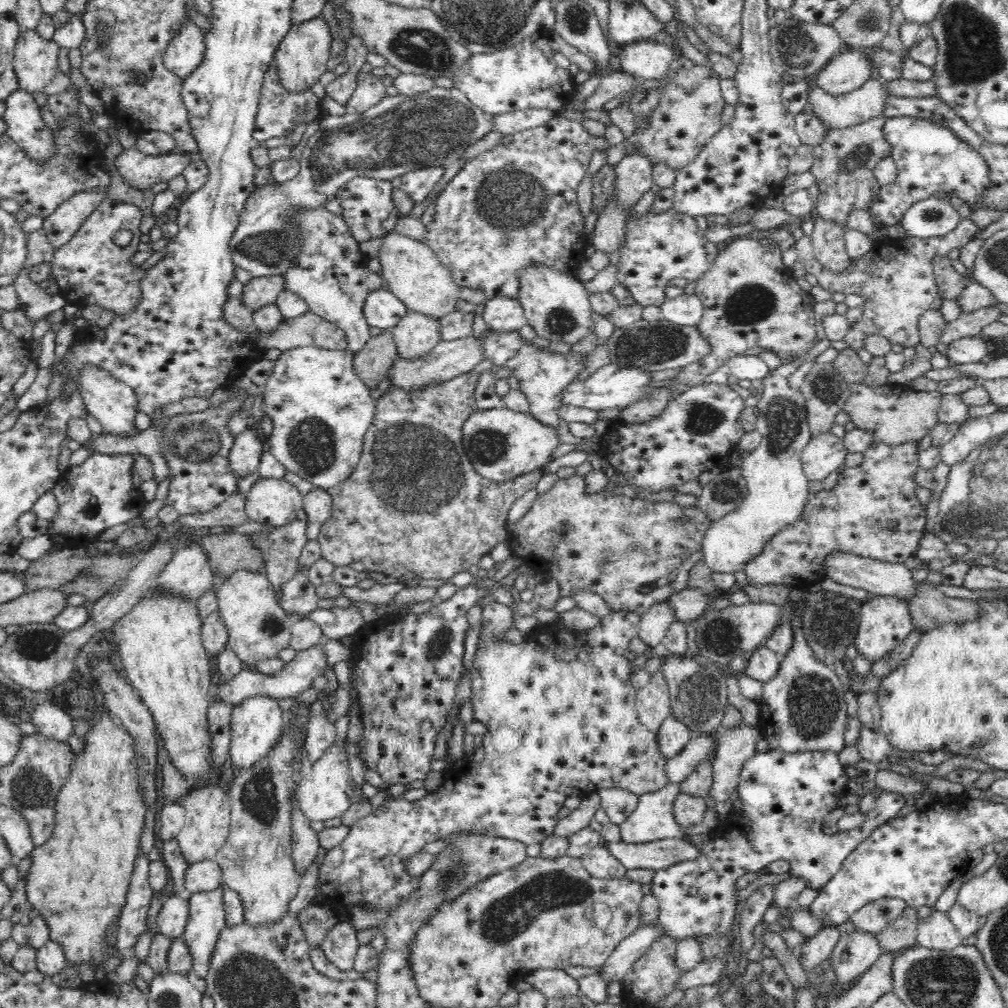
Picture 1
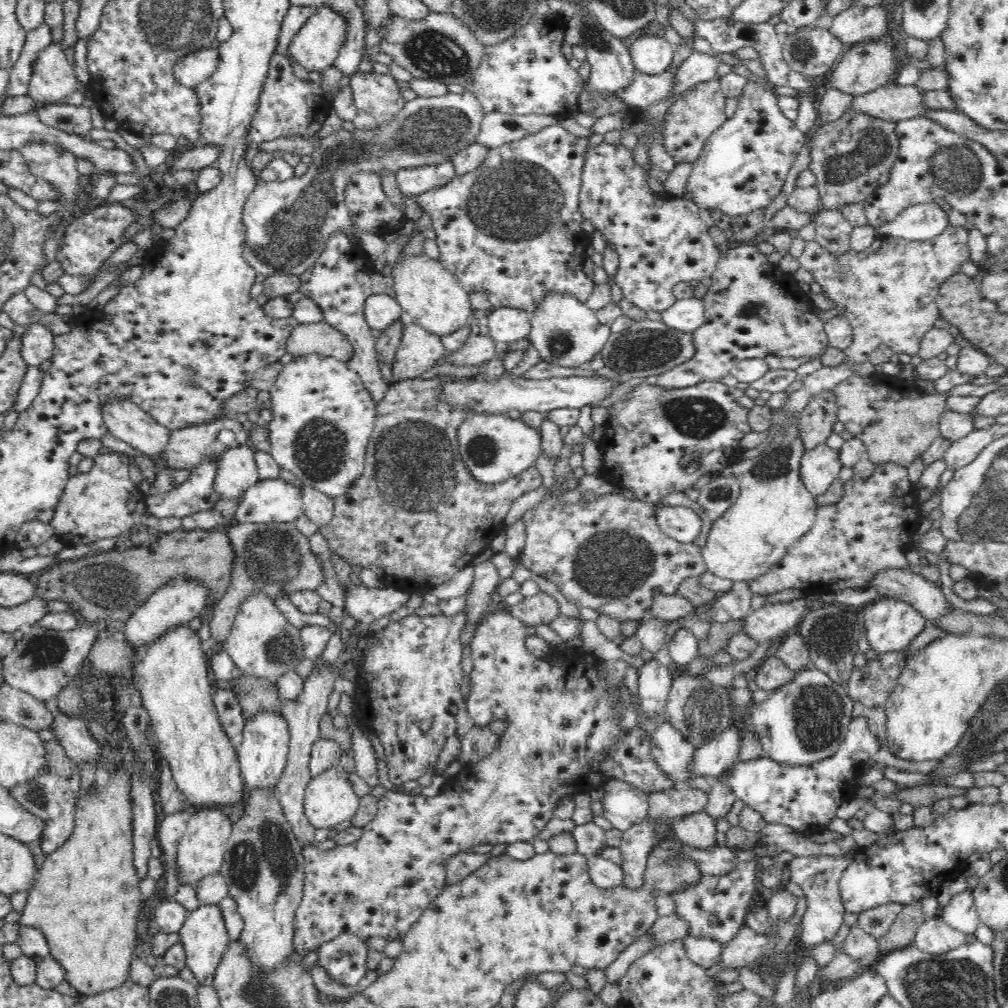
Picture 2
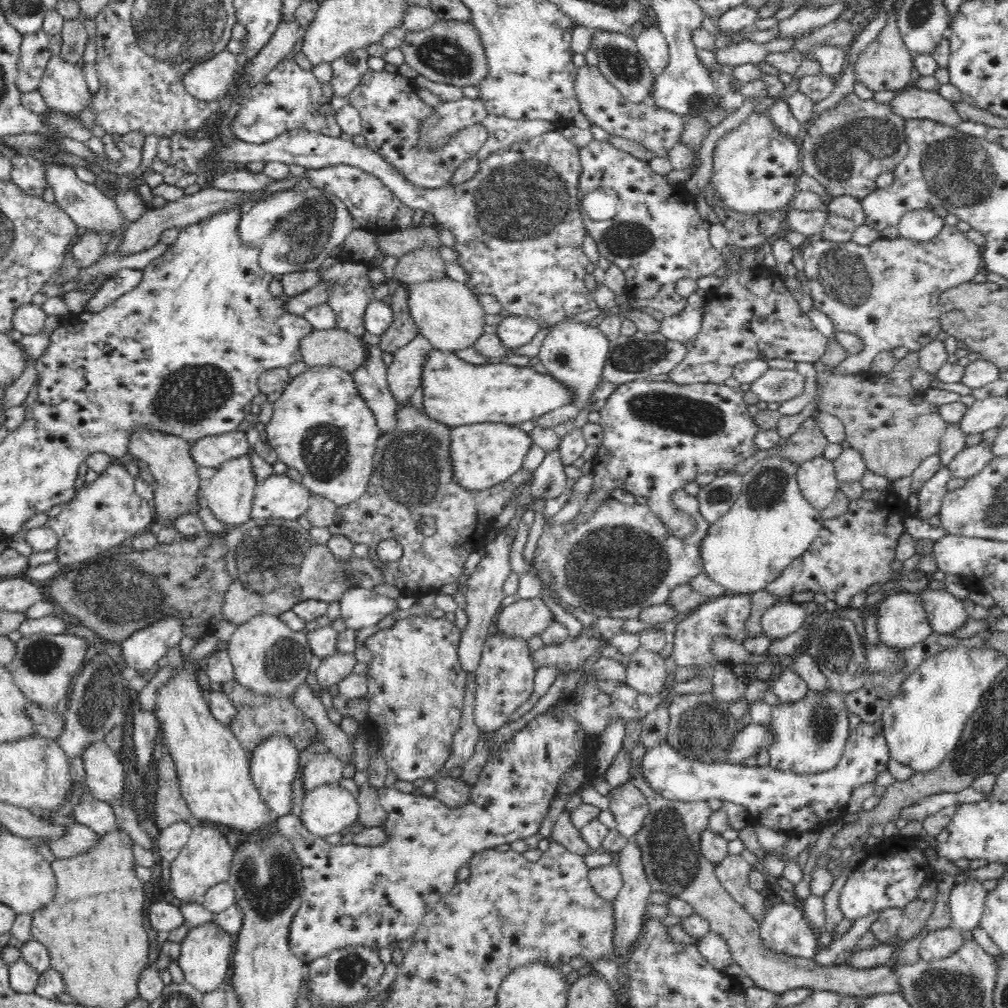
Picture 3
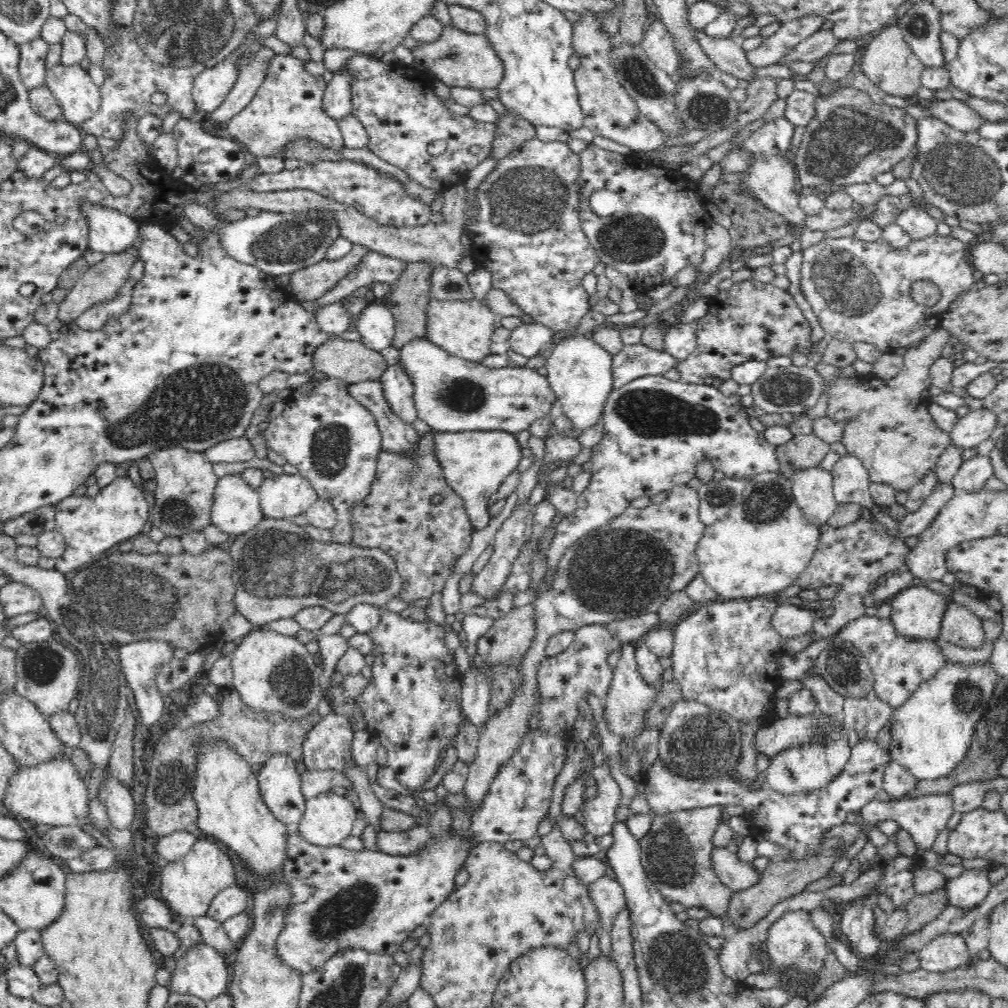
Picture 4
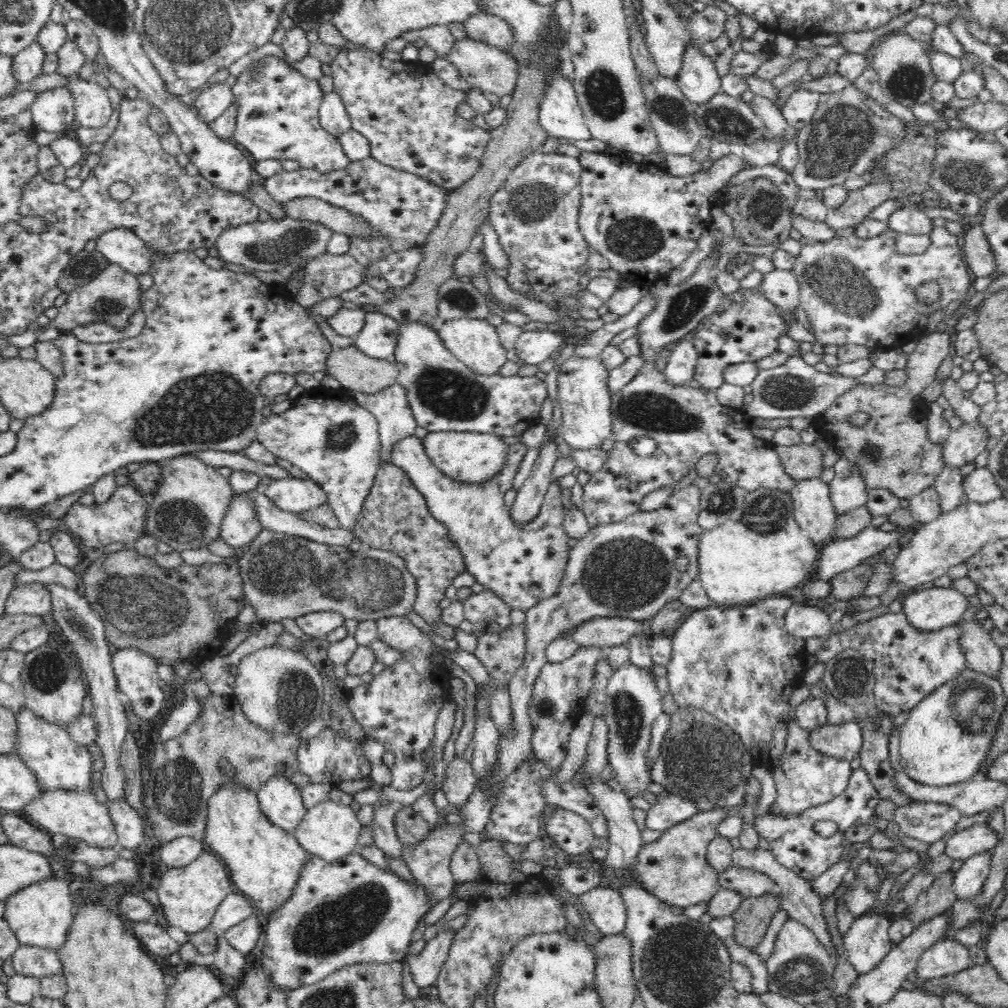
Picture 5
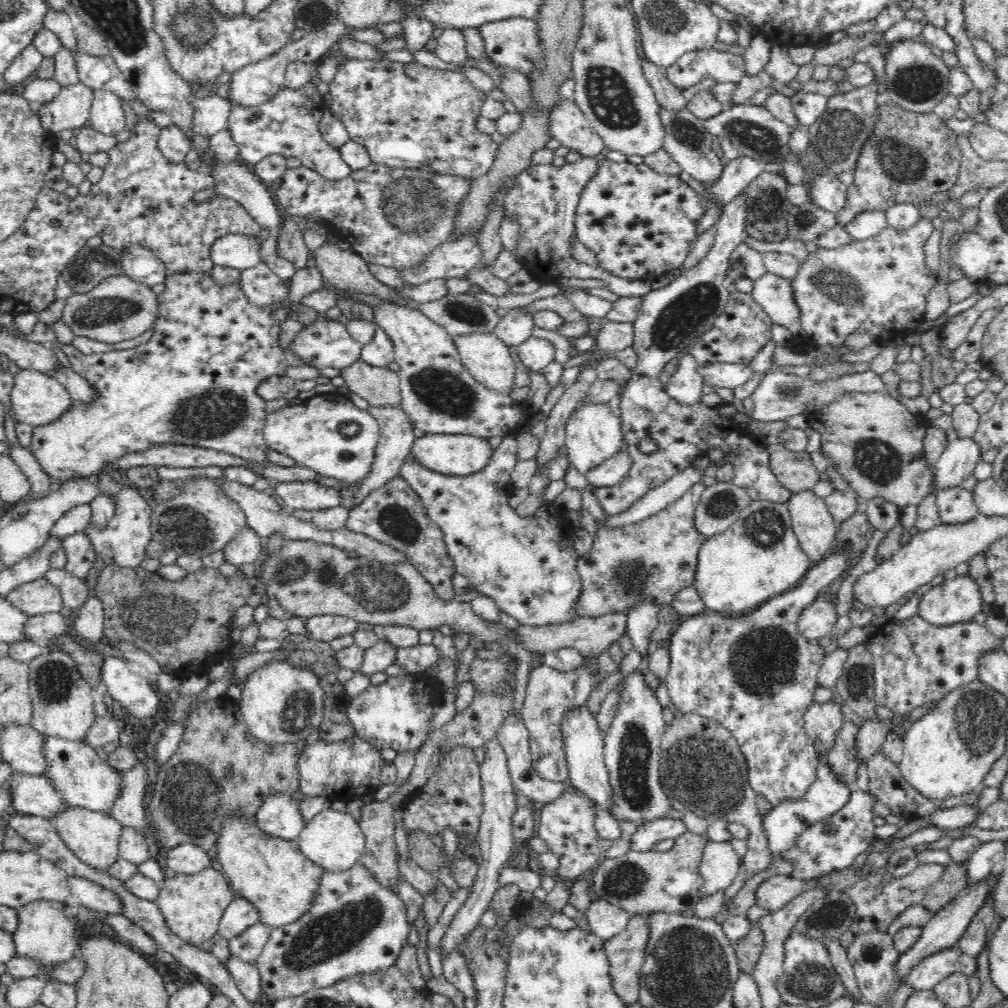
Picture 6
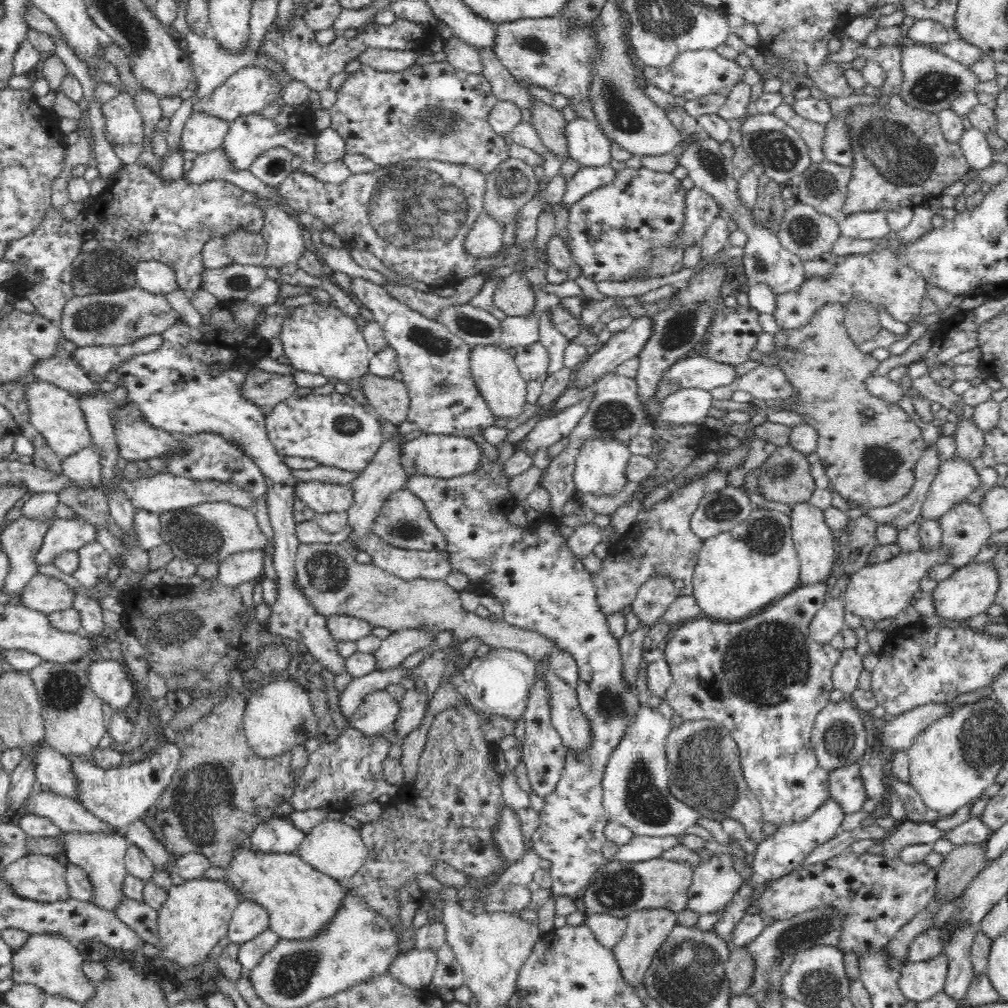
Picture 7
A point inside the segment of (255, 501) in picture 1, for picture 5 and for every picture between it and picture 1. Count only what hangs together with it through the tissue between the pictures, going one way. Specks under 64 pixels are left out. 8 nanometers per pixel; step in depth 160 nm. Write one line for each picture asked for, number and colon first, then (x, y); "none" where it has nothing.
2: (272, 500)
3: (279, 496)
4: (284, 496)
5: (295, 495)

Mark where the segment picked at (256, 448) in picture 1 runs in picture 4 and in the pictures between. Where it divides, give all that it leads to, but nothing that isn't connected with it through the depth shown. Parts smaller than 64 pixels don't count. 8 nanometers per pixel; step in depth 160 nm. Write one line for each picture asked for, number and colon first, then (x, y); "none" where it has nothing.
2: (237, 471)
3: (229, 493)
4: (236, 509)

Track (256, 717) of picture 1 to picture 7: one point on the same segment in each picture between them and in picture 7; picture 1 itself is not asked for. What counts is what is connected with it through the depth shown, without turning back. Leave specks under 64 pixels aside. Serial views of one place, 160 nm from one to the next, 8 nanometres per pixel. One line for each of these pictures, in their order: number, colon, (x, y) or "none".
2: (263, 755)
3: (274, 765)
4: (279, 783)
5: (281, 802)
6: (279, 816)
7: (276, 836)

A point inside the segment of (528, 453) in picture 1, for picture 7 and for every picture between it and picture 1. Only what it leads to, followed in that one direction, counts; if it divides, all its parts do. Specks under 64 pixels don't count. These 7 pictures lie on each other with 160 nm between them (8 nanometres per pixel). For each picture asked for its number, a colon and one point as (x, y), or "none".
2: (493, 448)
3: (482, 455)
4: (475, 463)
5: (473, 458)
6: (456, 455)
7: (442, 456)

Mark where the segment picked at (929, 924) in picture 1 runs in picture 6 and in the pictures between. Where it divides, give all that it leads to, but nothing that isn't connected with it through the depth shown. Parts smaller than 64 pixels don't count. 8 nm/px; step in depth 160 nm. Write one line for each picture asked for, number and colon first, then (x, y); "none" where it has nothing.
2: (934, 936)
3: (940, 943)
4: (946, 952)
5: (948, 956)
6: (926, 974)

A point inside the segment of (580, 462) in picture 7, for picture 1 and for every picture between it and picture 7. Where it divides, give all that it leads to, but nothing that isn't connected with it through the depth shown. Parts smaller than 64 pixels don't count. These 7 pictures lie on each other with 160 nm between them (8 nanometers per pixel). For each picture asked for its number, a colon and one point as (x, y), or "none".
1: (558, 308)
2: (565, 332)
3: (574, 353)
4: (579, 371)
5: (582, 390)
6: (593, 434)

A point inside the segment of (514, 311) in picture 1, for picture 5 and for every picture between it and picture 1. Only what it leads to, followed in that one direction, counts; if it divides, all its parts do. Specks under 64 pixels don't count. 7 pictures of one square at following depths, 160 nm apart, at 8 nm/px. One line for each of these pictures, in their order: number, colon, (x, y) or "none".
2: (509, 325)
3: (515, 331)
4: (527, 340)
5: (534, 347)

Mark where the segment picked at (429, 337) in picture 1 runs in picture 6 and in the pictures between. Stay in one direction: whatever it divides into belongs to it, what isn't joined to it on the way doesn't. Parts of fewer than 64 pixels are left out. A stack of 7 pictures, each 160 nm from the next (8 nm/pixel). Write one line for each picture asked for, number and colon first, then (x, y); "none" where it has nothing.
2: (419, 350)
3: (404, 375)
4: (398, 389)
5: (390, 407)
6: (396, 437)

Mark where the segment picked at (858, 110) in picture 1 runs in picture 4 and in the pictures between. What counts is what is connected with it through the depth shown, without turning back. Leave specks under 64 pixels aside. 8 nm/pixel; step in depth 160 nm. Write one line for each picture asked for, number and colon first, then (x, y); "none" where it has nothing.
2: (892, 102)
3: (911, 103)
4: (959, 115)

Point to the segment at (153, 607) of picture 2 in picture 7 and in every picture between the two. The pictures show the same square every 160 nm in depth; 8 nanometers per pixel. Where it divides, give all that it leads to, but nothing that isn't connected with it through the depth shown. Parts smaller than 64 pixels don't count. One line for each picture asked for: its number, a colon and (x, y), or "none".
3: (141, 651)
4: (140, 662)
5: (136, 672)
6: (135, 693)
7: (110, 681)

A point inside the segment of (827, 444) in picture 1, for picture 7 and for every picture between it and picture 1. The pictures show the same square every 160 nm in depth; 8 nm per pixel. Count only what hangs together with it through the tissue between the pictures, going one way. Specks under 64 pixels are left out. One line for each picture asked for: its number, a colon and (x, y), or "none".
2: (820, 466)
3: (817, 480)
4: (812, 488)
5: (813, 510)
6: (814, 526)
7: (816, 544)

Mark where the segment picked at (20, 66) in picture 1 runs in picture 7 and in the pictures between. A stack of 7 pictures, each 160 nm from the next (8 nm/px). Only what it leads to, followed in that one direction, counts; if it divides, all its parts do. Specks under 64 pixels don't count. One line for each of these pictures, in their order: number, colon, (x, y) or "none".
2: (54, 79)
3: (64, 87)
4: (80, 98)
5: (93, 110)
6: (106, 115)
7: (124, 124)

